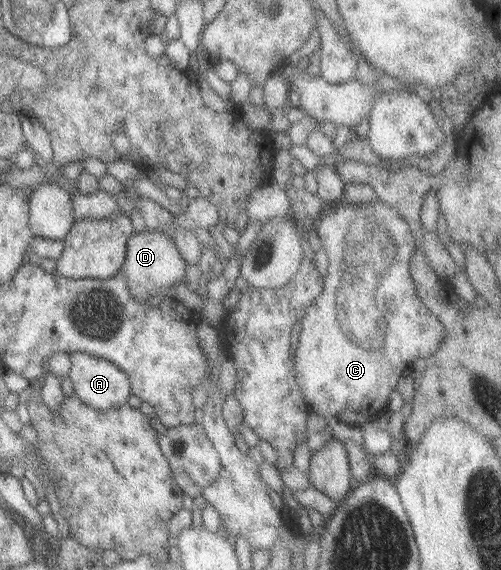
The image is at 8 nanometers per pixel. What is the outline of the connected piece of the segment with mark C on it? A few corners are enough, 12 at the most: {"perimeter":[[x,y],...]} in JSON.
{"perimeter":[[382,202],[325,207],[320,293],[291,357],[311,411],[356,428],[444,329]]}

